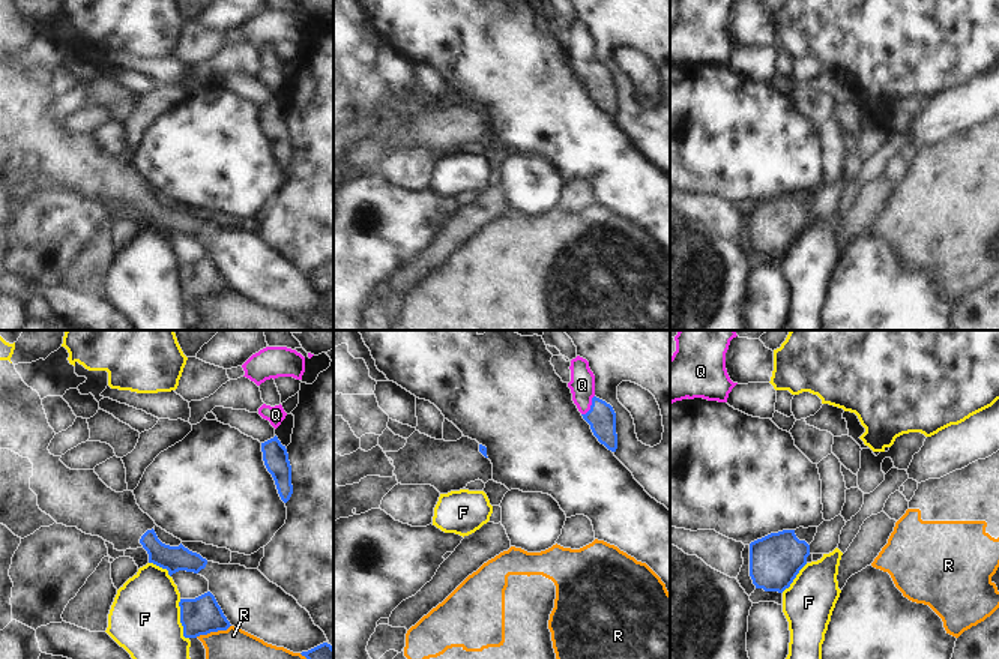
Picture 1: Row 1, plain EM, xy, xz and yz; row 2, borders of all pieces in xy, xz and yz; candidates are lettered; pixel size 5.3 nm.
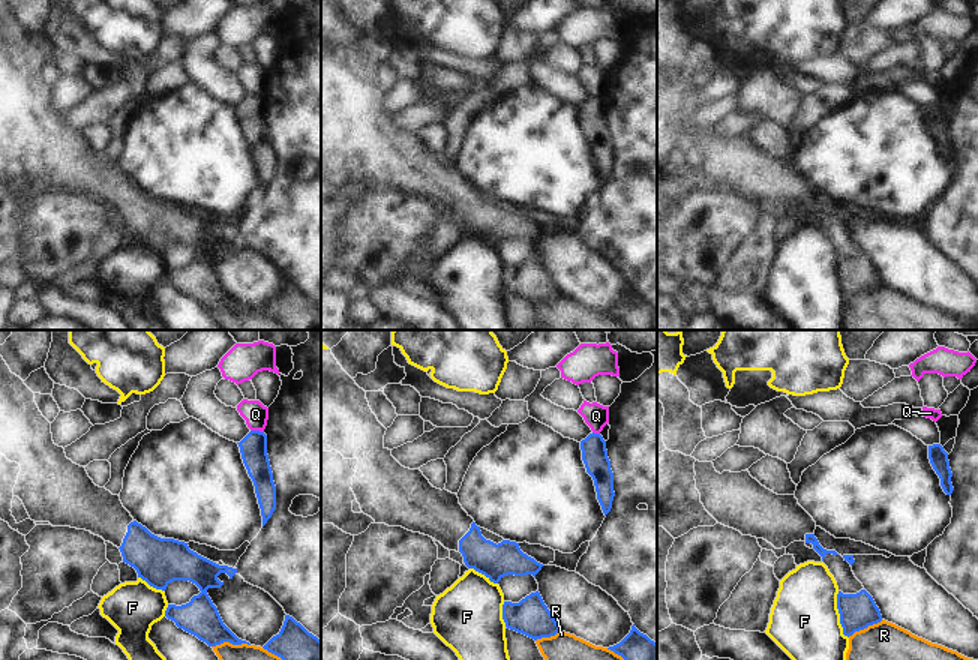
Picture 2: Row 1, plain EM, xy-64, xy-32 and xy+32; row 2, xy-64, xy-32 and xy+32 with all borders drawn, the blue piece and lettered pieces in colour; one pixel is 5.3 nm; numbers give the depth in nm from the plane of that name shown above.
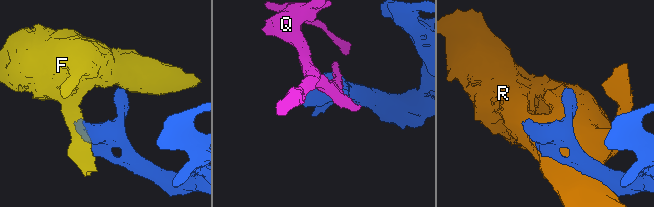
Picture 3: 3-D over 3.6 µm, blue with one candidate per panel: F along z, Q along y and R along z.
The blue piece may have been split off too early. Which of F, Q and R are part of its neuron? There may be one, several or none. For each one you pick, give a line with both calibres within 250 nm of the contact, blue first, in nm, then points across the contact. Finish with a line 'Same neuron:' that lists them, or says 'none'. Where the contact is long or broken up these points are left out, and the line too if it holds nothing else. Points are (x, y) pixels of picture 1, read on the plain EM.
Same neuron: none

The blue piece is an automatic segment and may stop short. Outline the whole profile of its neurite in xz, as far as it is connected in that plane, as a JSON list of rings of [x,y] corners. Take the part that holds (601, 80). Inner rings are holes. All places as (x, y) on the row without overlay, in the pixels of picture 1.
[[[593,60],[590,74],[581,78],[583,83],[590,89],[593,99],[608,114],[616,116],[617,98],[616,98],[616,77],[610,68]]]

